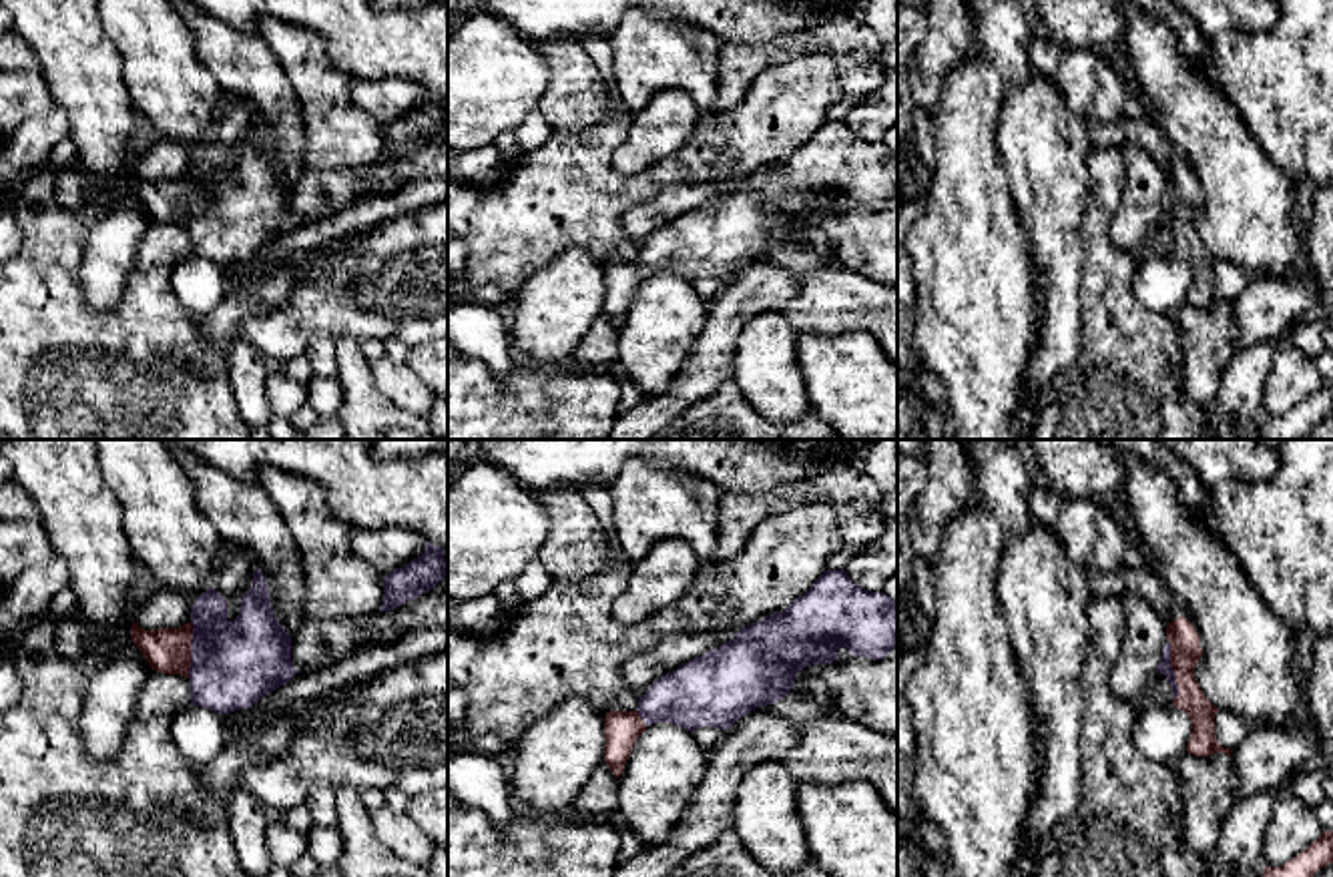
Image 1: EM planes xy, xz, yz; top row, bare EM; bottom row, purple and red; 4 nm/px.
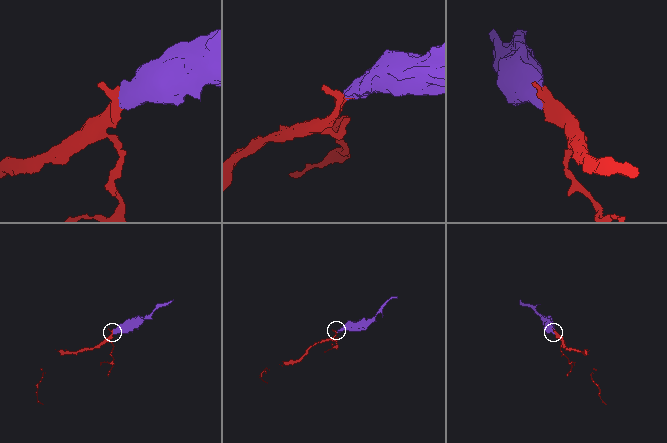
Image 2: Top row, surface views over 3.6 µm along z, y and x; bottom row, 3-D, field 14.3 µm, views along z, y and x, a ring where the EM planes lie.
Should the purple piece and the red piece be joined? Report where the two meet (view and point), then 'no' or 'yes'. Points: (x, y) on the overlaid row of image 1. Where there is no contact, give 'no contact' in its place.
yz (1173, 671) | yes

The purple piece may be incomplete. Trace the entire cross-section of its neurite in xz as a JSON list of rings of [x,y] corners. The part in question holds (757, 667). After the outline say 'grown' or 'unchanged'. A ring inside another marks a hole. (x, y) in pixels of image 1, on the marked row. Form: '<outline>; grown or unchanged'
[[[825,570],[785,610],[743,626],[735,638],[656,678],[634,710],[604,714],[604,763],[618,779],[636,739],[654,722],[687,730],[713,726],[729,730],[747,712],[789,694],[795,674],[811,664],[831,664],[839,648],[853,656],[881,660],[897,644],[897,604],[883,592],[859,588],[845,570]]]; grown

